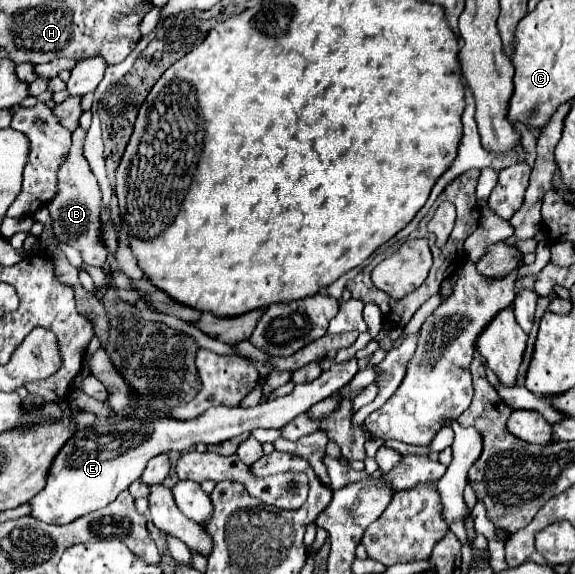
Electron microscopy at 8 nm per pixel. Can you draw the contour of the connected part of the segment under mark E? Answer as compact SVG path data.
M351 357L345 363L335 363L331 369L323 371L321 377L317 377L315 381L295 385L293 393L277 397L275 401L259 403L249 409L213 407L207 409L207 413L203 413L201 417L189 421L177 421L167 417L155 421L121 419L103 425L95 423L93 427L83 427L65 443L65 447L57 455L57 461L53 461L53 469L49 471L49 481L45 489L31 501L31 515L45 523L55 523L55 525L71 523L77 517L115 501L115 497L121 491L125 491L133 481L141 477L151 457L169 451L187 451L197 443L205 445L223 443L241 433L251 433L257 427L281 429L297 415L305 413L311 405L347 385L355 373L357 373L357 357Z

